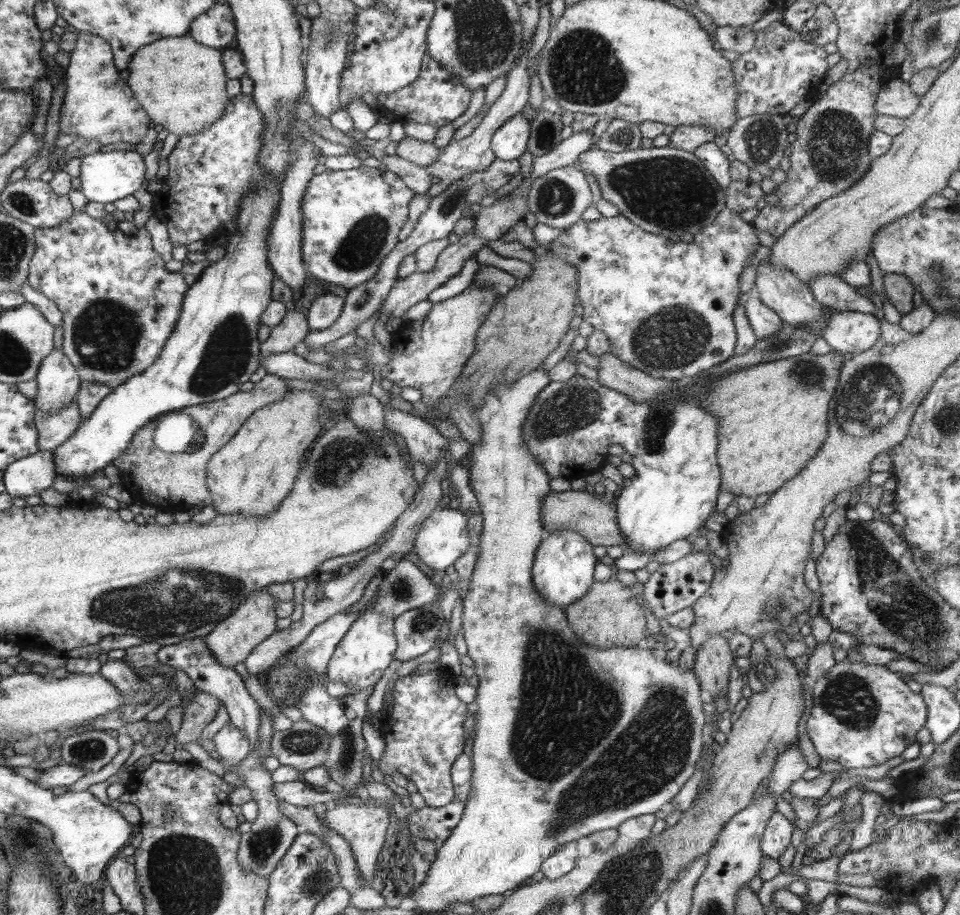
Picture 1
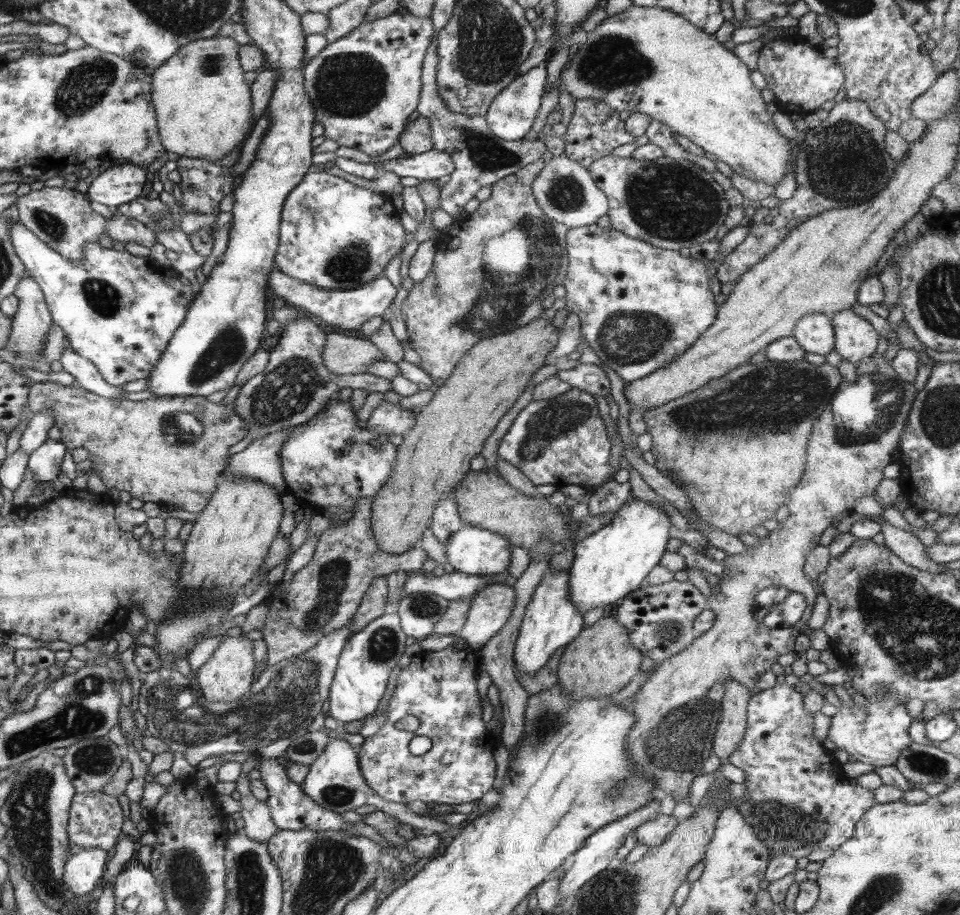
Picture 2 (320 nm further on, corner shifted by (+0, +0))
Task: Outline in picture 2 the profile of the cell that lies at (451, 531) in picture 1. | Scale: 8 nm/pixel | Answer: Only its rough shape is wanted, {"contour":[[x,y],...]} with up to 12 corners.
{"contour":[[469,524],[444,544],[447,562],[471,575],[505,572],[511,545]]}

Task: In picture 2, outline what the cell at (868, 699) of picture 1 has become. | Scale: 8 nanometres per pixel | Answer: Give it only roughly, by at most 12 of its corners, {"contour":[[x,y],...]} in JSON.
{"contour":[[897,698],[841,703],[827,738],[854,760],[892,766],[914,742]]}

